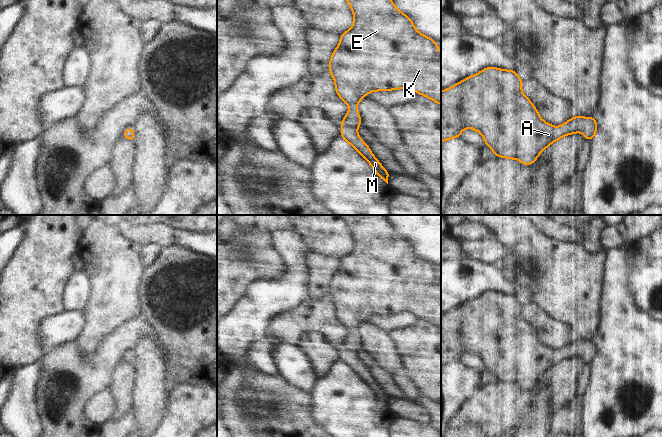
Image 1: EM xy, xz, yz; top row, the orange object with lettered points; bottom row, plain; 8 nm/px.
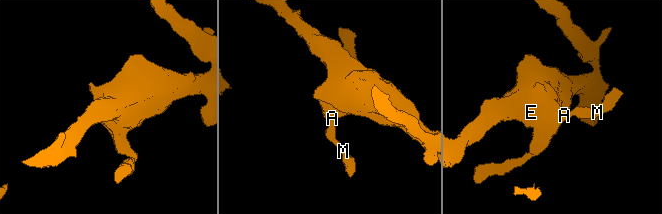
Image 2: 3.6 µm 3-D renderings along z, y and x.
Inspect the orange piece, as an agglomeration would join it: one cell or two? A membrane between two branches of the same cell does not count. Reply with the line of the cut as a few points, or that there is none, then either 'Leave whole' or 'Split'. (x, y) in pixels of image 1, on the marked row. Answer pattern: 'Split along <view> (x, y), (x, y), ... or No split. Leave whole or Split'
No split. Leave whole

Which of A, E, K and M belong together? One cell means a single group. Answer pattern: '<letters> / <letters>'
A E K M

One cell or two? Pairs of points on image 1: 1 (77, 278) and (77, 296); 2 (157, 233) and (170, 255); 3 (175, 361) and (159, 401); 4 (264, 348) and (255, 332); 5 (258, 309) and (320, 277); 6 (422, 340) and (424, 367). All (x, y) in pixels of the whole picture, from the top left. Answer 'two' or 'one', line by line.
1: one
2: two
3: two
4: two
5: two
6: one

